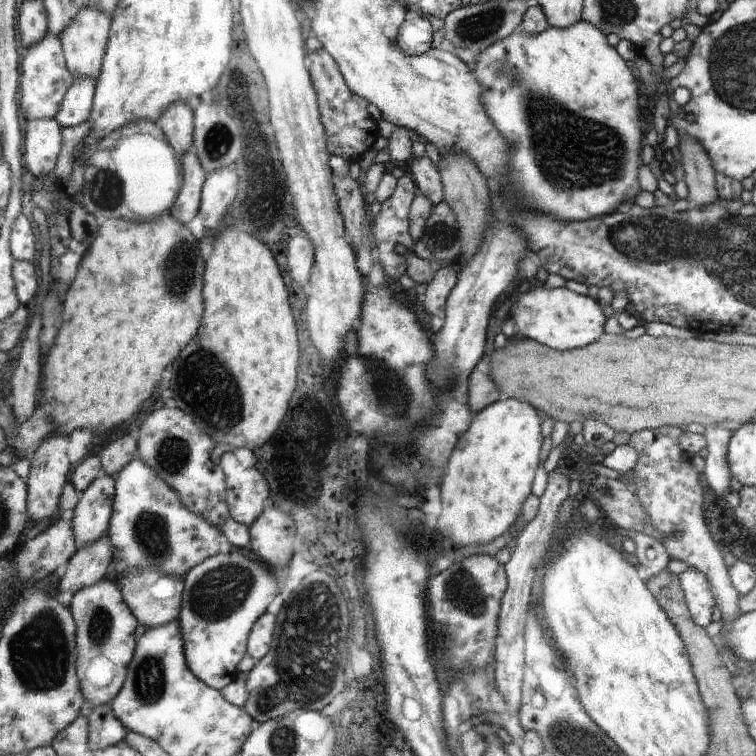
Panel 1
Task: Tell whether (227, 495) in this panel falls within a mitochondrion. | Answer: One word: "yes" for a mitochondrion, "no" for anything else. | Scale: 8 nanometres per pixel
no

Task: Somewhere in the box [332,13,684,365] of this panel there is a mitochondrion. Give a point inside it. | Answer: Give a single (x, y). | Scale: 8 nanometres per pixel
(572, 152)

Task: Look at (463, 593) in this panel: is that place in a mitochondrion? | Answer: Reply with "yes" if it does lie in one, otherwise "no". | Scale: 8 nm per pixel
yes

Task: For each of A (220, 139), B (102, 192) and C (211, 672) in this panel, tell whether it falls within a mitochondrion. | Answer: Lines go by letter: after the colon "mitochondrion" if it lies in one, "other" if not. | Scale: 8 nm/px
A: mitochondrion
B: mitochondrion
C: other

